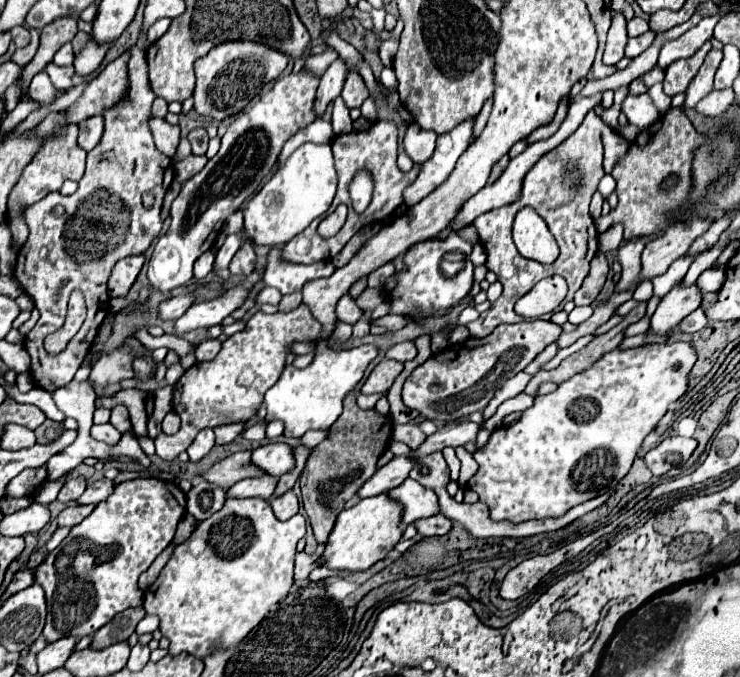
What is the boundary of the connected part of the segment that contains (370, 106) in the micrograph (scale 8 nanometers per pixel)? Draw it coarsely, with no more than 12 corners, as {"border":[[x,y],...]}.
{"border":[[371,97],[361,105],[361,117],[373,123],[379,119],[375,101]]}

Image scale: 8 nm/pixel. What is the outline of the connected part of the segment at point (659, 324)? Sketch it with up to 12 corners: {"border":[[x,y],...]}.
{"border":[[677,283],[651,317],[649,333],[669,333],[701,305],[693,283]]}

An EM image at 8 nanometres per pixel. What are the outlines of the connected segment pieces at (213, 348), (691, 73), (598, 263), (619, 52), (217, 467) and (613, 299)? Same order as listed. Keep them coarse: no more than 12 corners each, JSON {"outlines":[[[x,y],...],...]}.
{"outlines":[[[207,339],[195,349],[197,361],[209,361],[221,349],[219,339]],[[707,41],[691,59],[679,59],[665,71],[665,93],[683,93],[697,75]],[[597,253],[591,271],[574,295],[577,307],[591,305],[607,279],[605,253]],[[612,18],[607,45],[605,65],[623,59],[627,43],[625,19]],[[251,451],[217,461],[201,477],[219,487],[231,487],[245,477],[261,477]],[[635,289],[613,293],[593,309],[571,333],[561,333],[557,345],[567,347],[611,319]]]}

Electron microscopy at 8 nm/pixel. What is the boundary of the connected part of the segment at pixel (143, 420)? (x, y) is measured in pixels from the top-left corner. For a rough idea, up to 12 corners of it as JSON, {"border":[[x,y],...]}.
{"border":[[119,391],[101,397],[97,407],[113,409],[125,405],[131,413],[133,429],[147,435],[145,391]]}

